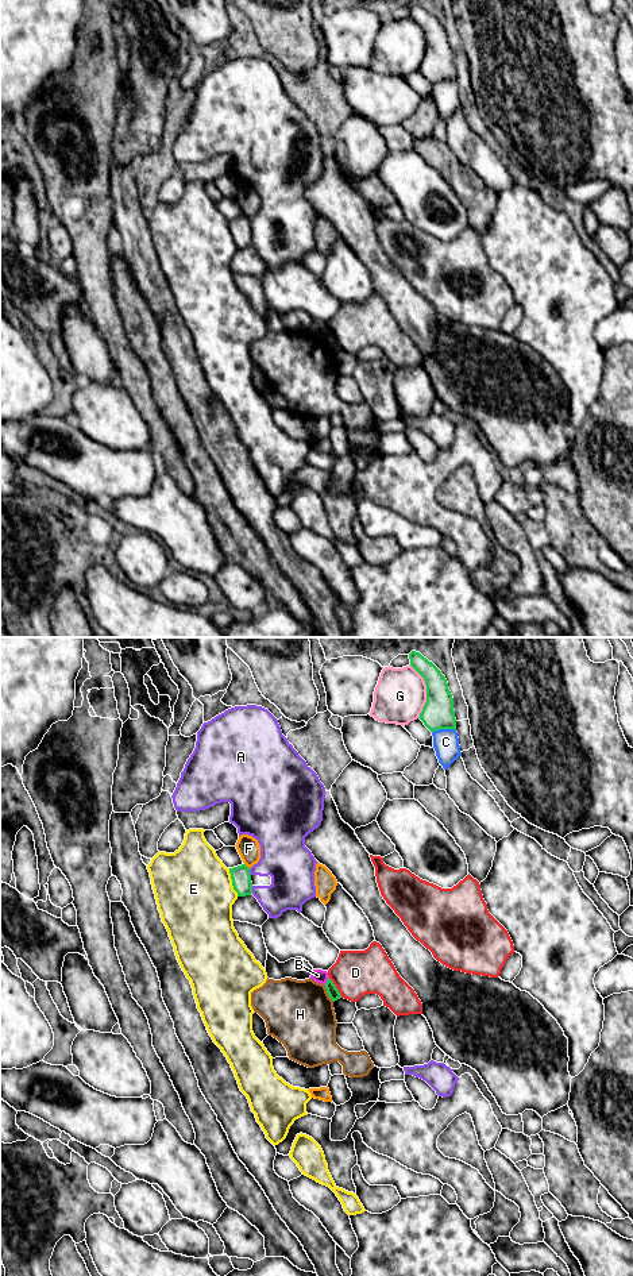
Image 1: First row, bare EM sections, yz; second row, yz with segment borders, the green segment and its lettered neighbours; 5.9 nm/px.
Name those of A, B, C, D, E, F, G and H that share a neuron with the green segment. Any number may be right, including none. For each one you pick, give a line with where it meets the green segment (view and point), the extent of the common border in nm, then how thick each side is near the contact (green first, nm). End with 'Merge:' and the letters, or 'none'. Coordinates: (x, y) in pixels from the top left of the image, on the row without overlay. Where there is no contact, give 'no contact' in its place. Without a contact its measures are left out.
Merge: none

